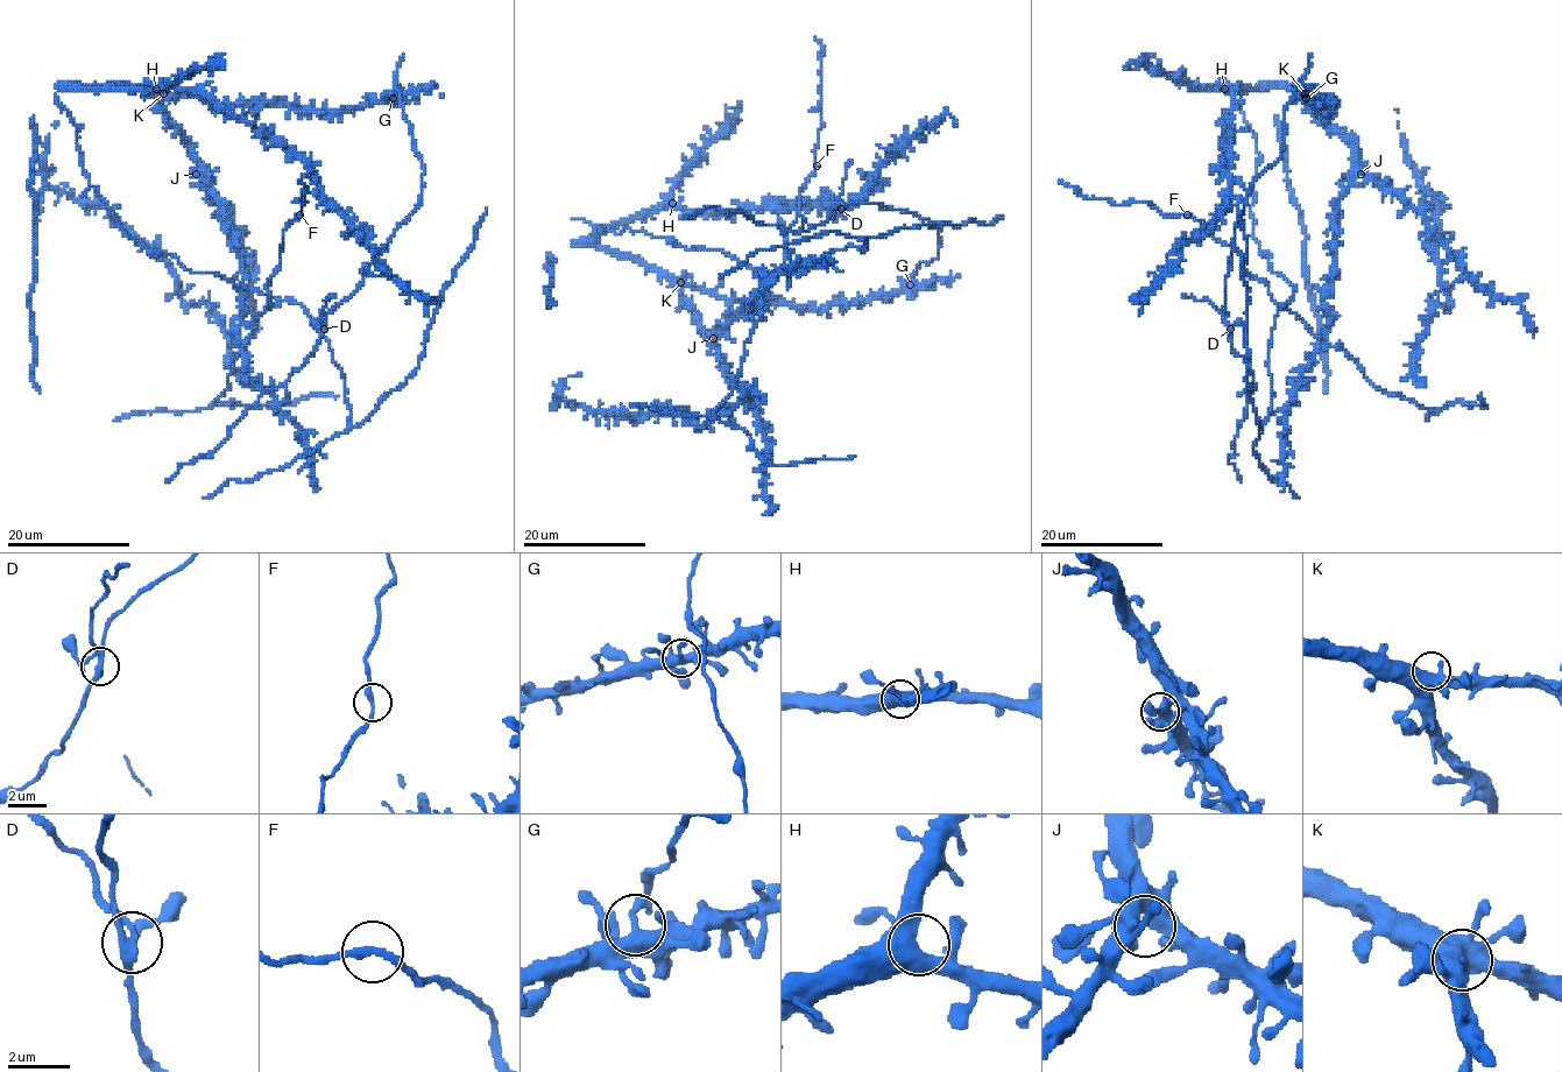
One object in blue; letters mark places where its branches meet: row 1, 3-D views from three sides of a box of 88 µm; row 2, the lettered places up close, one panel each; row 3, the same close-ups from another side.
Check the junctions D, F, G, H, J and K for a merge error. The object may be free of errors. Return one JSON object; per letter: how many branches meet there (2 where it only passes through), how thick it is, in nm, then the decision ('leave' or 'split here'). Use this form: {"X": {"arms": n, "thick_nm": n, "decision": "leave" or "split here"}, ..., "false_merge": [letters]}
{"D": {"arms": 4, "thick_nm": 260, "decision": "split here"}, "F": {"arms": 2, "thick_nm": 260, "decision": "leave"}, "G": {"arms": 4, "thick_nm": 320, "decision": "leave"}, "H": {"arms": 4, "thick_nm": 480, "decision": "leave"}, "J": {"arms": 3, "thick_nm": 360, "decision": "leave"}, "K": {"arms": 4, "thick_nm": 440, "decision": "leave"}, "false_merge": ["D"]}

